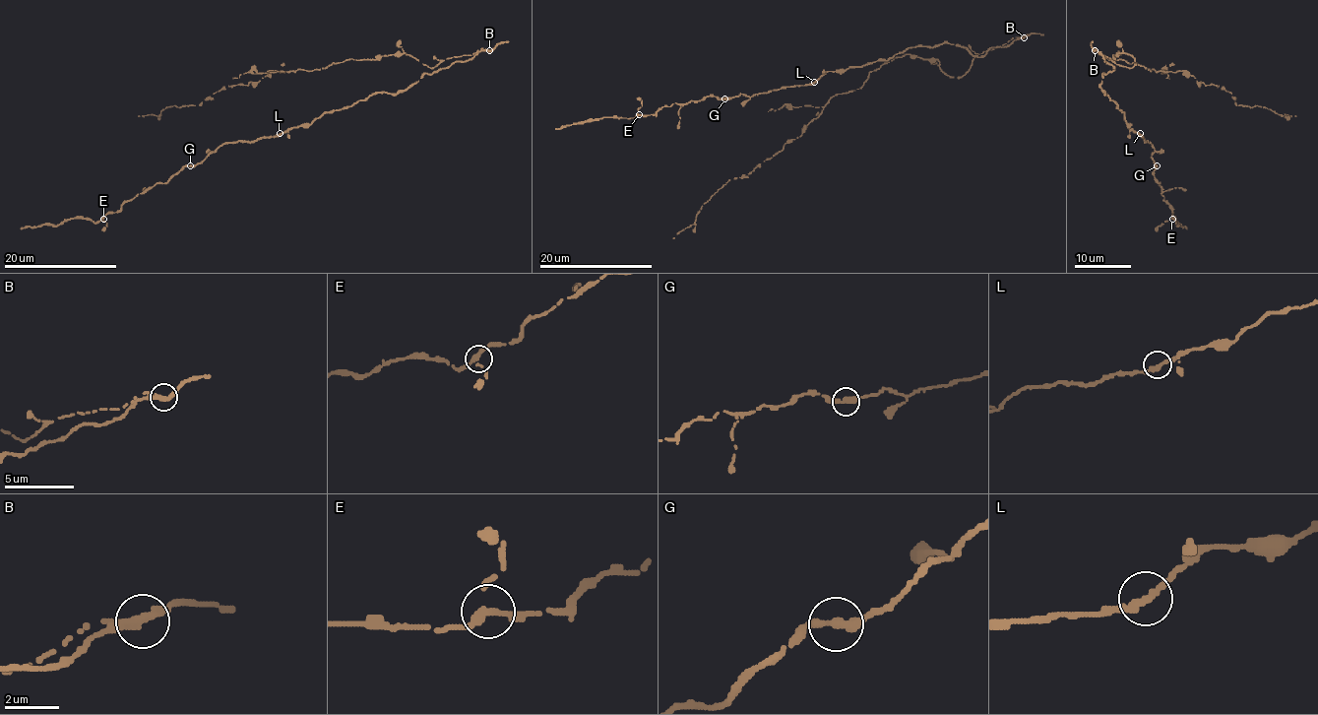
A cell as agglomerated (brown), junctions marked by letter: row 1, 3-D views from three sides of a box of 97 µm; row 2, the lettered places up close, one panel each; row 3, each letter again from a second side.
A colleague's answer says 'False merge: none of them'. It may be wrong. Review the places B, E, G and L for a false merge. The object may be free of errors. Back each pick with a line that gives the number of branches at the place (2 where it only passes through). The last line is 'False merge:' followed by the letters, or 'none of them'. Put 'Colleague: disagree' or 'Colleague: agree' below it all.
B: Branches: 3
False merge: B
Colleague: disagree

